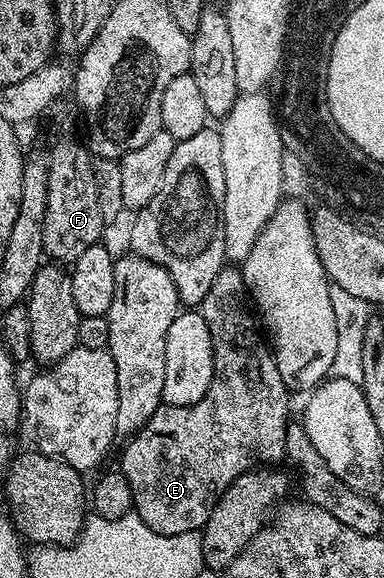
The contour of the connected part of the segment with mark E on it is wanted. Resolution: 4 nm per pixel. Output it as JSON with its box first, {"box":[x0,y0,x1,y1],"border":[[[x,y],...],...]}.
{"box":[121,264,292,534],"border":[[[227,264],[224,265],[221,272],[217,272],[217,280],[213,280],[213,285],[209,287],[209,292],[205,292],[201,313],[205,324],[209,324],[209,336],[213,340],[215,375],[209,384],[209,392],[205,392],[205,396],[201,400],[197,400],[197,404],[192,406],[168,406],[166,404],[159,406],[157,412],[153,412],[151,419],[139,431],[131,435],[129,441],[124,445],[128,446],[123,450],[121,469],[123,475],[129,480],[129,488],[133,488],[134,513],[138,514],[143,523],[149,528],[153,528],[153,532],[158,534],[202,531],[203,525],[209,520],[209,512],[213,512],[217,500],[227,491],[229,484],[233,484],[233,480],[237,480],[237,476],[241,476],[246,470],[254,470],[259,467],[267,468],[272,464],[279,464],[279,461],[282,463],[285,458],[285,432],[289,425],[289,419],[292,417],[292,415],[290,416],[292,395],[288,391],[285,380],[281,380],[281,372],[277,372],[274,353],[269,349],[260,327],[257,322],[257,327],[255,327],[255,322],[251,319],[253,310],[249,305],[247,286],[243,283],[242,269],[238,265]]]}

